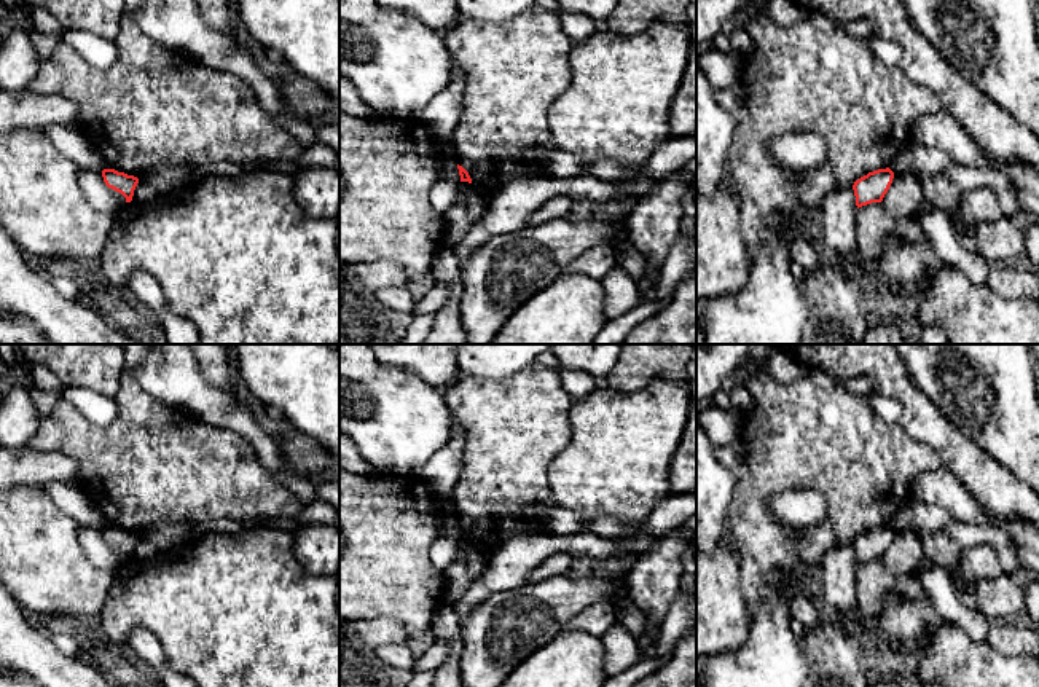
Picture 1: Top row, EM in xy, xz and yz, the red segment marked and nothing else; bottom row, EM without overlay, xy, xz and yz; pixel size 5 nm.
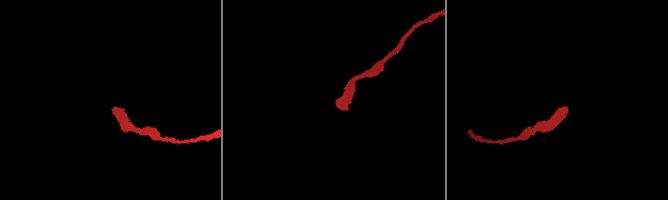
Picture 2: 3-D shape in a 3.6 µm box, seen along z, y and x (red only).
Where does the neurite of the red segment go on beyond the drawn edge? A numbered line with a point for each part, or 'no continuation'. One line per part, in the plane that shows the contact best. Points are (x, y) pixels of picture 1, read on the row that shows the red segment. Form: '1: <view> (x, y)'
no continuation

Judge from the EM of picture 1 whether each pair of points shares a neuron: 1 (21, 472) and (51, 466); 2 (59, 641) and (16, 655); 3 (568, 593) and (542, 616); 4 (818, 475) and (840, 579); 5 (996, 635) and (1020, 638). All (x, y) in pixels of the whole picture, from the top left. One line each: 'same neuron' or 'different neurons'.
1: same neuron
2: different neurons
3: same neuron
4: different neurons
5: same neuron

